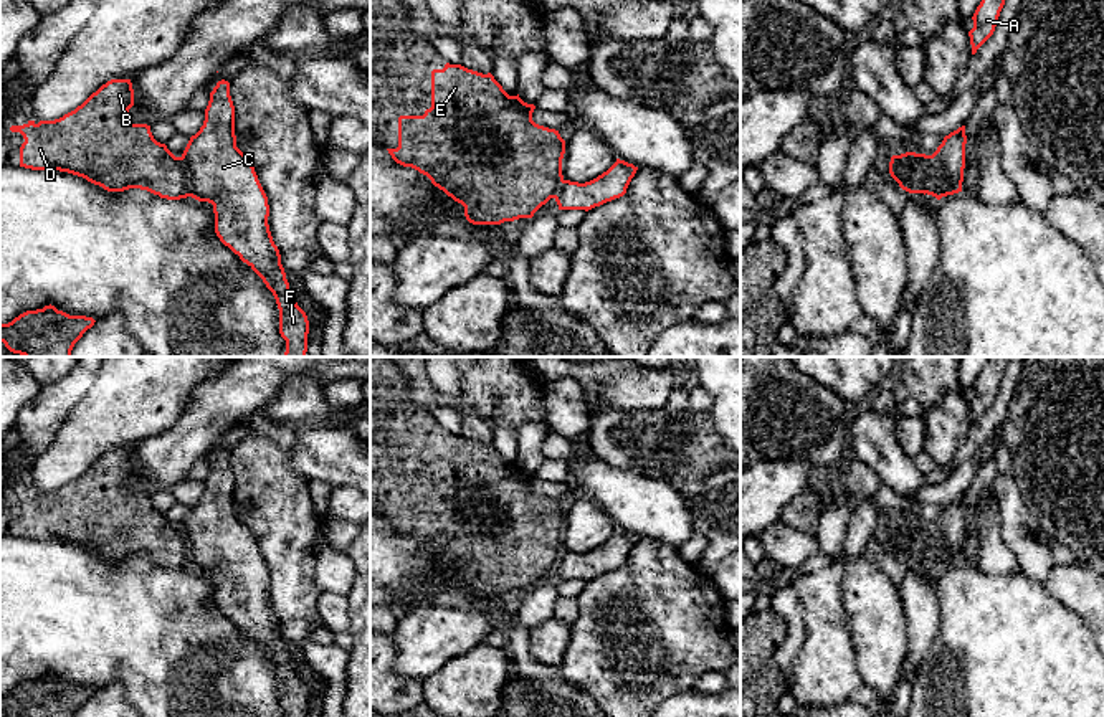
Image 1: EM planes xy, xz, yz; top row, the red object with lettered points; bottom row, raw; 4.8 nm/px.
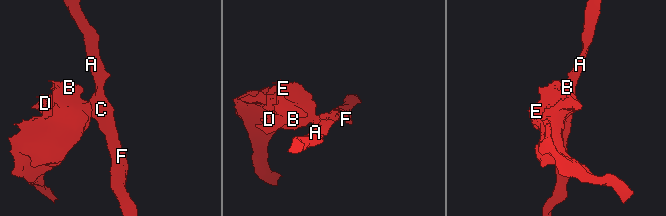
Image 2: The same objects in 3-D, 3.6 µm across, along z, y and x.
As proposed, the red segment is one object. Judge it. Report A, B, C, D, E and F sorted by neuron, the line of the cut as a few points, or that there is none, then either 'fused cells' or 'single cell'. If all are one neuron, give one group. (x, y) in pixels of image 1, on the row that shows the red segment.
A C F / B D E | yz (931, 156), (944, 195) | fused cells

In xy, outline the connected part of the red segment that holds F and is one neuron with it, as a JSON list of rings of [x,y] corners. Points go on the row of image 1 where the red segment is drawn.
[[[218,81],[210,93],[203,126],[190,137],[180,159],[188,172],[190,197],[213,205],[220,241],[273,292],[279,309],[279,334],[286,340],[284,357],[306,357],[309,321],[291,296],[268,225],[268,197],[251,160],[236,147],[228,81]]]

